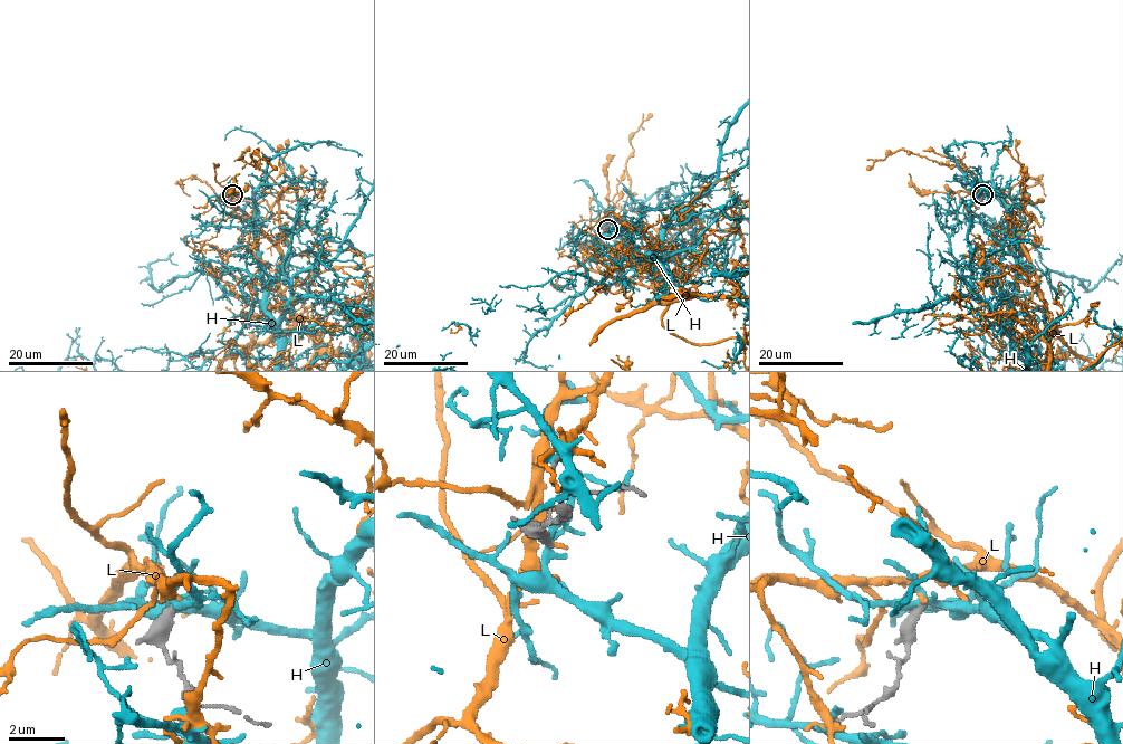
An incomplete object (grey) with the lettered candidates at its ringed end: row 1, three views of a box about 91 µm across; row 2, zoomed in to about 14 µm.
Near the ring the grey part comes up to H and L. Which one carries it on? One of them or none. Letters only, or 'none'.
none

